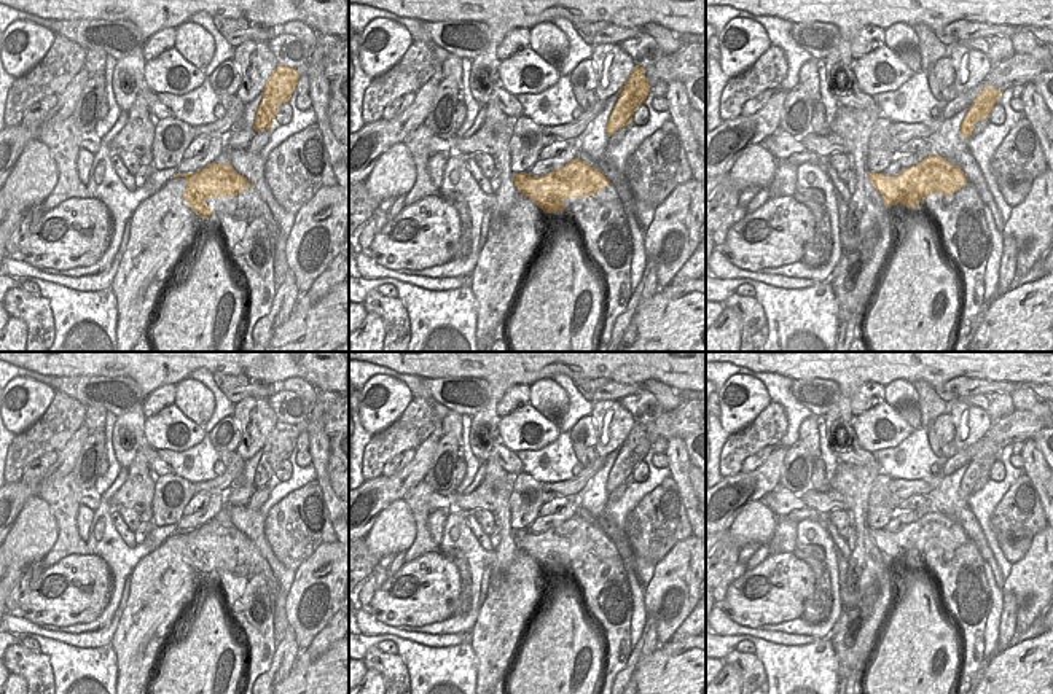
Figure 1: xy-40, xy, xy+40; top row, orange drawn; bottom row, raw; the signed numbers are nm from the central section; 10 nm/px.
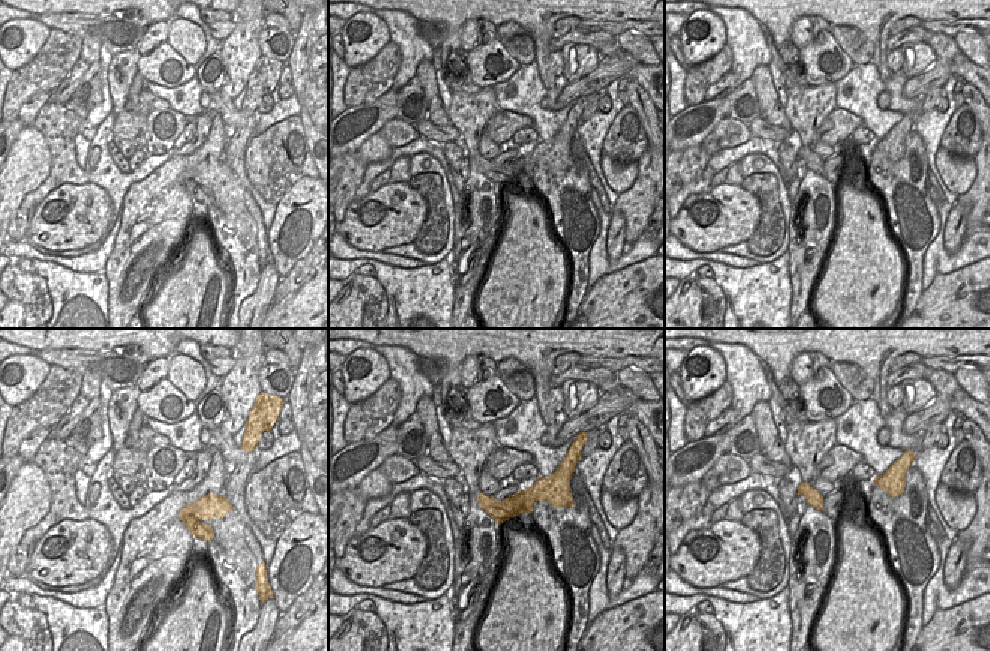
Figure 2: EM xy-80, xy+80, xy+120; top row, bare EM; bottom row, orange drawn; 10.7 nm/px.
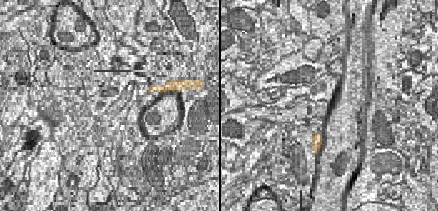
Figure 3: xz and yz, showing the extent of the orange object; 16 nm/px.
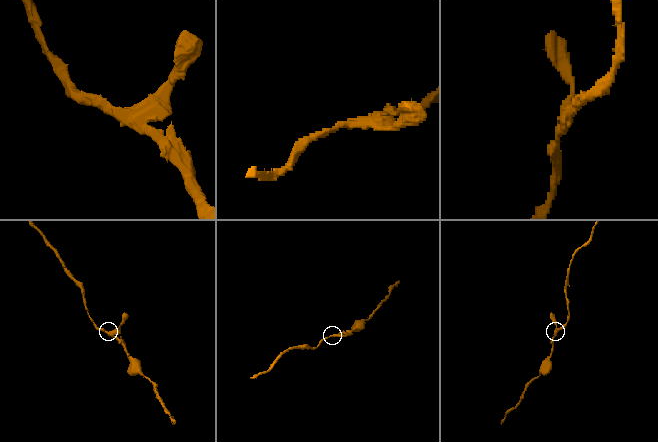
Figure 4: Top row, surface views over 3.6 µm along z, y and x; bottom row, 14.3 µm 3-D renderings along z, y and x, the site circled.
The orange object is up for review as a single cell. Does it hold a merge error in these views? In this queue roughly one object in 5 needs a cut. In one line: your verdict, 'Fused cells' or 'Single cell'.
Fused cells.

